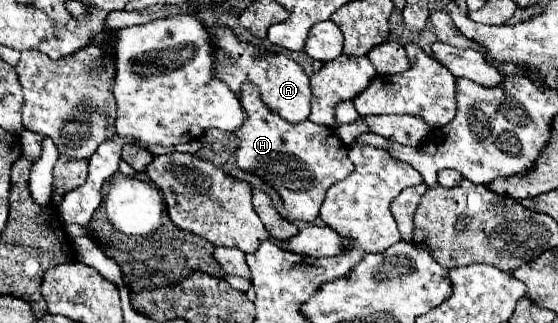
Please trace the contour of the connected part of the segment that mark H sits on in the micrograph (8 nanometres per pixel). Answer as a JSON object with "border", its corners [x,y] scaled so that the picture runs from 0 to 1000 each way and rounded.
{"border":[[[444,257],[434,263],[430,313],[434,331],[441,331],[437,387],[419,412],[373,399],[358,424],[362,455],[380,461],[384,474],[416,467],[423,480],[423,523],[455,536],[470,560],[484,567],[484,579],[502,604],[509,653],[520,678],[548,690],[563,684],[591,573],[613,560],[634,529],[634,511],[620,480],[620,449],[609,437],[606,412],[595,393],[566,387],[559,375],[523,387],[505,362],[484,350],[473,331],[462,282]]]}

